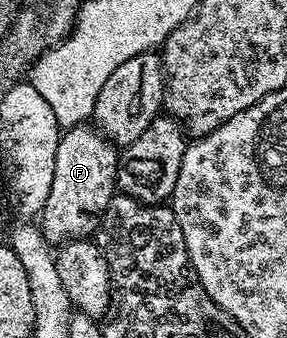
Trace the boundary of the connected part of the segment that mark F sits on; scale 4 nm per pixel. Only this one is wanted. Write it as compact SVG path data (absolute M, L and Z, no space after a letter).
M82 125L62 130L59 149L55 149L55 177L51 177L51 193L39 216L41 232L51 245L68 243L70 239L92 236L101 224L101 214L117 191L119 151L96 126Z

